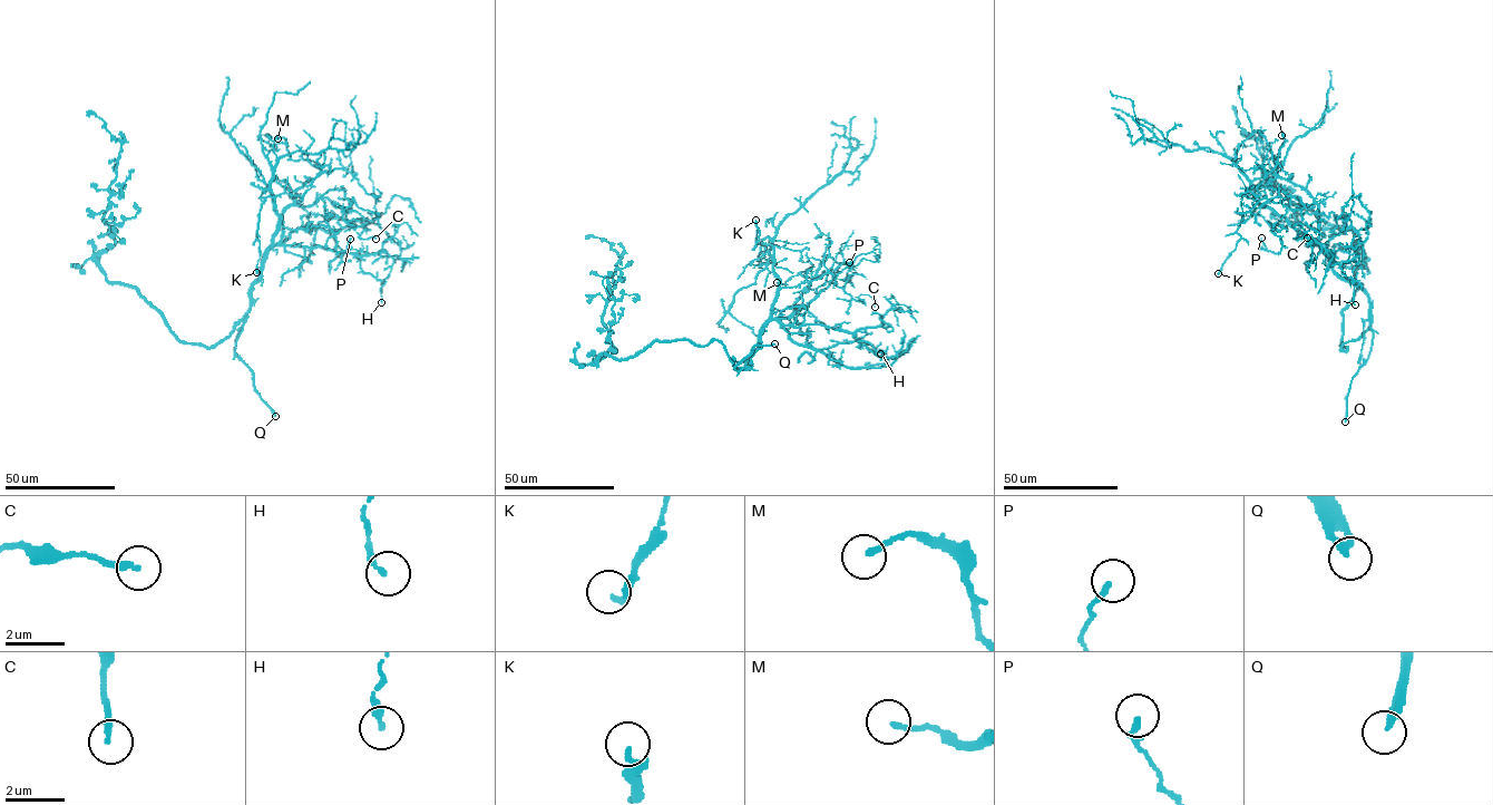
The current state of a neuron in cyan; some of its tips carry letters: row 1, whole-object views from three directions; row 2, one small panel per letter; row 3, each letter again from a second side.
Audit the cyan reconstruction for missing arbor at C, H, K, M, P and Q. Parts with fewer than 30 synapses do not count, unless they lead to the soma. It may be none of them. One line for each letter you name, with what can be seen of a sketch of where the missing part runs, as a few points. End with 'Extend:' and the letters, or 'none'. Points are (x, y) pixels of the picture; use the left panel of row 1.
Q: course (275, 416), (283, 427), (296, 433), (376, 381), (413, 341)
Extend: Q

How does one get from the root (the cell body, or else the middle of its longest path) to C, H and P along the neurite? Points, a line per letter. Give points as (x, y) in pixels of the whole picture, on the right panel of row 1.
C: (1358, 338), (1369, 298), (1321, 248), (1319, 206), (1288, 196), (1281, 203), (1301, 216), (1294, 239), (1307, 238)
H: (1358, 338), (1370, 300), (1321, 245), (1348, 250), (1343, 273), (1359, 283), (1355, 304)
P: (1358, 338), (1370, 320), (1369, 298), (1289, 225), (1271, 228), (1281, 243), (1277, 253), (1261, 238)

